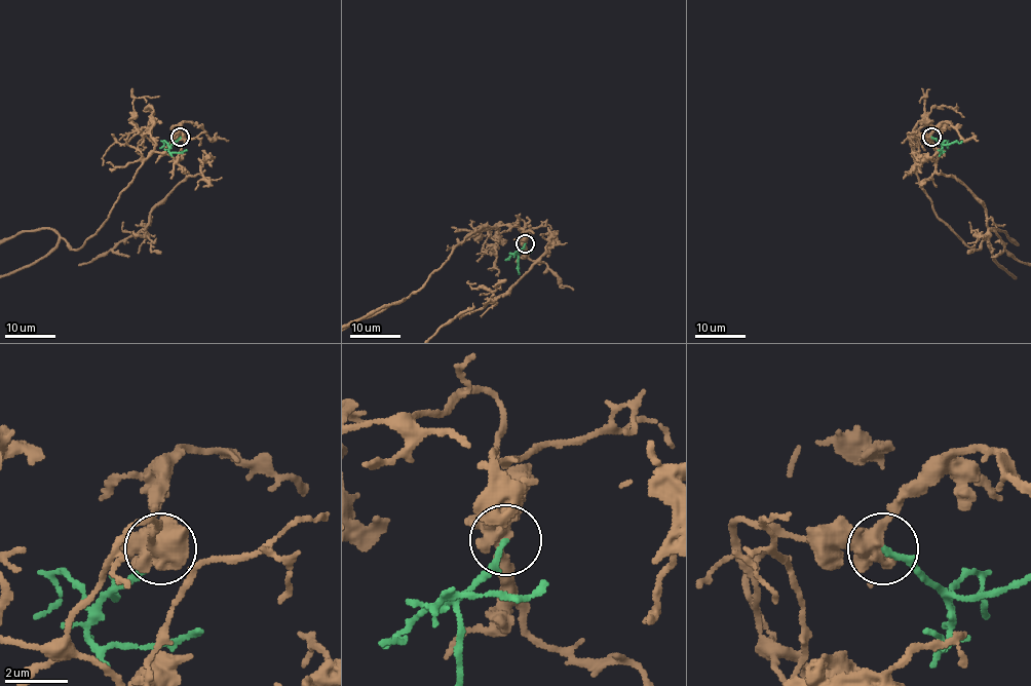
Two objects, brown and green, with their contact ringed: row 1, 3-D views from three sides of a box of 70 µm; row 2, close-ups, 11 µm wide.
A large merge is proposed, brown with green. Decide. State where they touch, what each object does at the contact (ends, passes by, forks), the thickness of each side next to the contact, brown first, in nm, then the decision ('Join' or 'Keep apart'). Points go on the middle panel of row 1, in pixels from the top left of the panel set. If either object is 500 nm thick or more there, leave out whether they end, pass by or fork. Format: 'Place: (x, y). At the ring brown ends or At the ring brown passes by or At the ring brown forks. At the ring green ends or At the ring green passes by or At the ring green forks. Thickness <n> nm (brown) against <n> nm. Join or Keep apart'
Place: (525, 243). At the ring brown forks. At the ring green ends. Thickness 440 nm (brown) against 170 nm. Join

